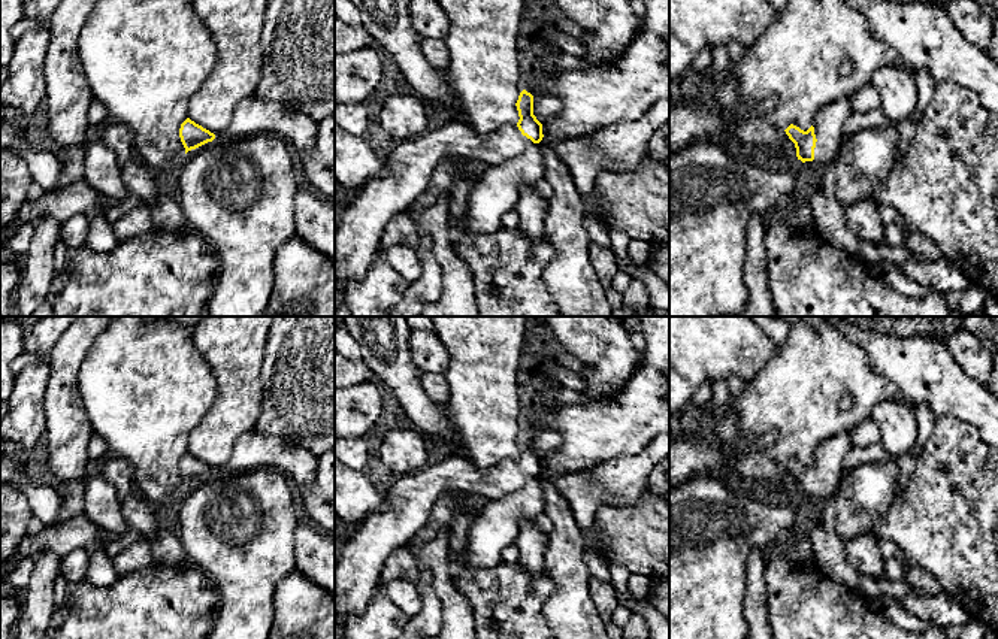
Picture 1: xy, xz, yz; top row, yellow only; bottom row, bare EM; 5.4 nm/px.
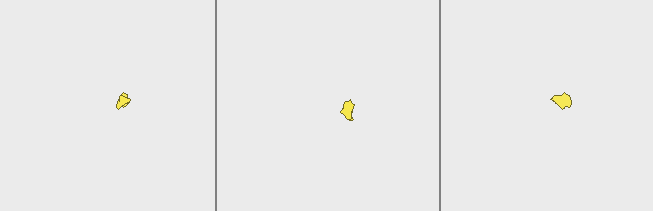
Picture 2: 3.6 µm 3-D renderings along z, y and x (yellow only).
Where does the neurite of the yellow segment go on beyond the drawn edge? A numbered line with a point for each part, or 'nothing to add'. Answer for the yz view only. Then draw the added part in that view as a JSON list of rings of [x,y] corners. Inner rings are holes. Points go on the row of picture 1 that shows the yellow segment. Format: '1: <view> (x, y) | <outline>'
1: yz (828, 123) | [[[837,99],[819,109],[813,127],[816,134],[814,160],[828,166],[838,158],[843,143],[843,127],[852,113],[850,99]]]

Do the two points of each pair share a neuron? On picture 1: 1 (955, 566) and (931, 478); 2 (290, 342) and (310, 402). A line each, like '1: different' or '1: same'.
1: same
2: same

